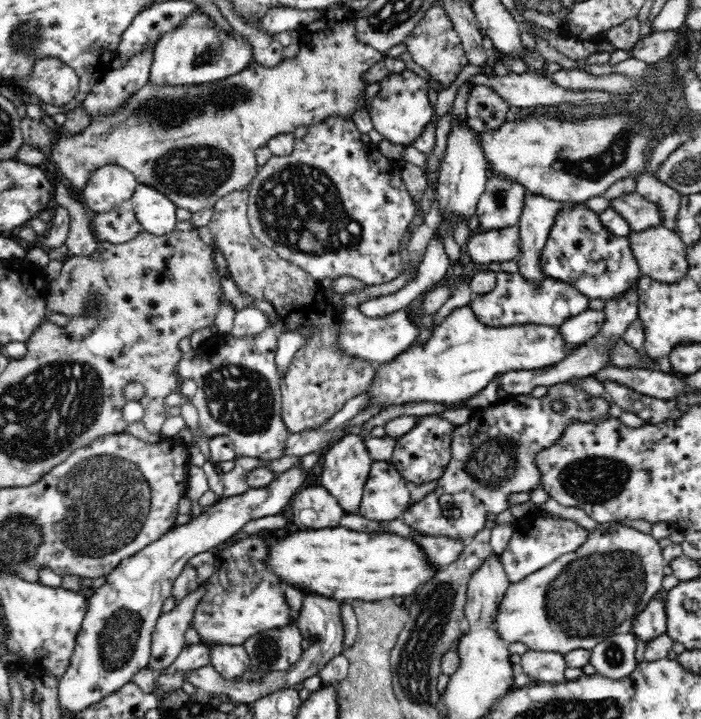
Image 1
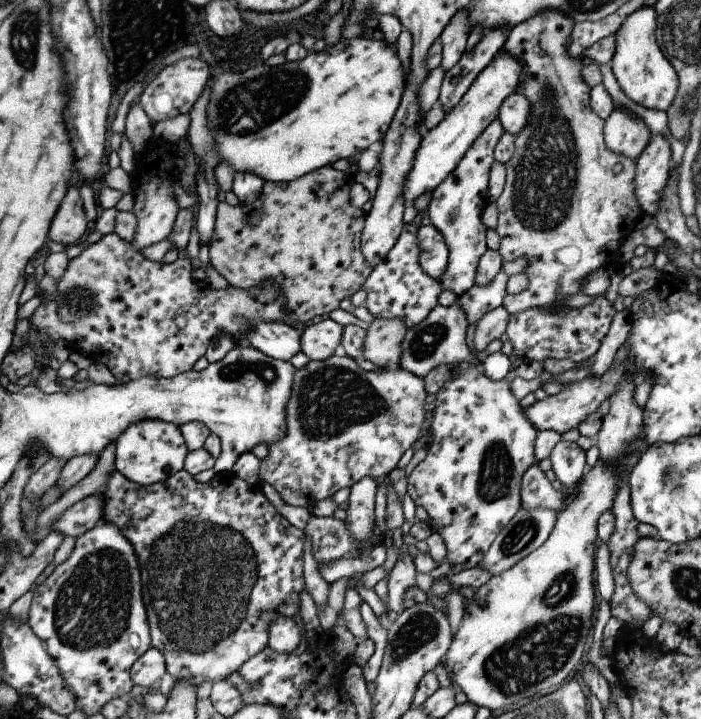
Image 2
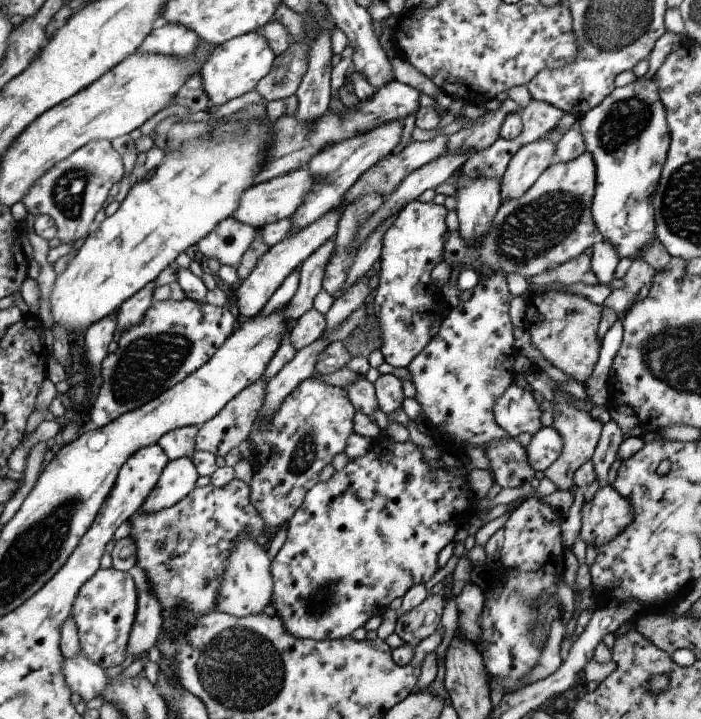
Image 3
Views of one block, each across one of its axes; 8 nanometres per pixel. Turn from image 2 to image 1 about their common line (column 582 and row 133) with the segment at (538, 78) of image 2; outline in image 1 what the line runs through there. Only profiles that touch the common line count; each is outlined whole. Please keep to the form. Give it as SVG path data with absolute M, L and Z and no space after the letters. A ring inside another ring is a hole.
M331 5L329 8L319 10L319 17L311 23L306 24L302 30L301 40L299 41L300 51L292 59L284 59L284 62L278 66L272 68L264 68L262 65L256 63L250 65L248 68L238 72L238 74L229 76L221 81L214 81L208 84L201 84L196 86L158 86L148 83L145 87L142 87L136 94L133 94L127 103L122 107L122 110L118 110L116 114L102 115L102 118L96 118L94 122L91 122L90 126L84 130L84 132L78 134L78 136L66 136L66 134L58 134L58 140L54 142L54 148L48 154L43 154L36 148L29 148L28 146L22 146L20 152L16 154L15 160L22 162L26 165L37 166L46 162L47 159L52 159L50 162L56 164L56 168L60 170L60 175L63 175L66 180L72 183L74 189L84 190L86 184L90 180L90 176L95 172L97 168L106 165L118 165L123 169L129 170L131 174L134 174L135 180L144 186L150 186L153 190L158 190L161 194L164 194L170 201L176 205L176 208L184 208L191 214L197 213L199 210L212 209L215 202L226 194L232 194L232 192L244 192L252 184L255 175L258 173L259 167L257 166L257 160L255 158L255 150L262 146L267 146L267 142L272 139L276 134L292 133L297 127L311 125L322 122L323 119L329 118L329 116L344 116L346 119L350 119L354 110L358 110L358 107L368 110L368 102L358 101L362 90L366 88L366 84L360 81L362 72L366 72L370 66L376 64L378 60L384 57L384 54L378 52L376 49L358 43L356 41L356 27L354 27L353 13L347 6Z

